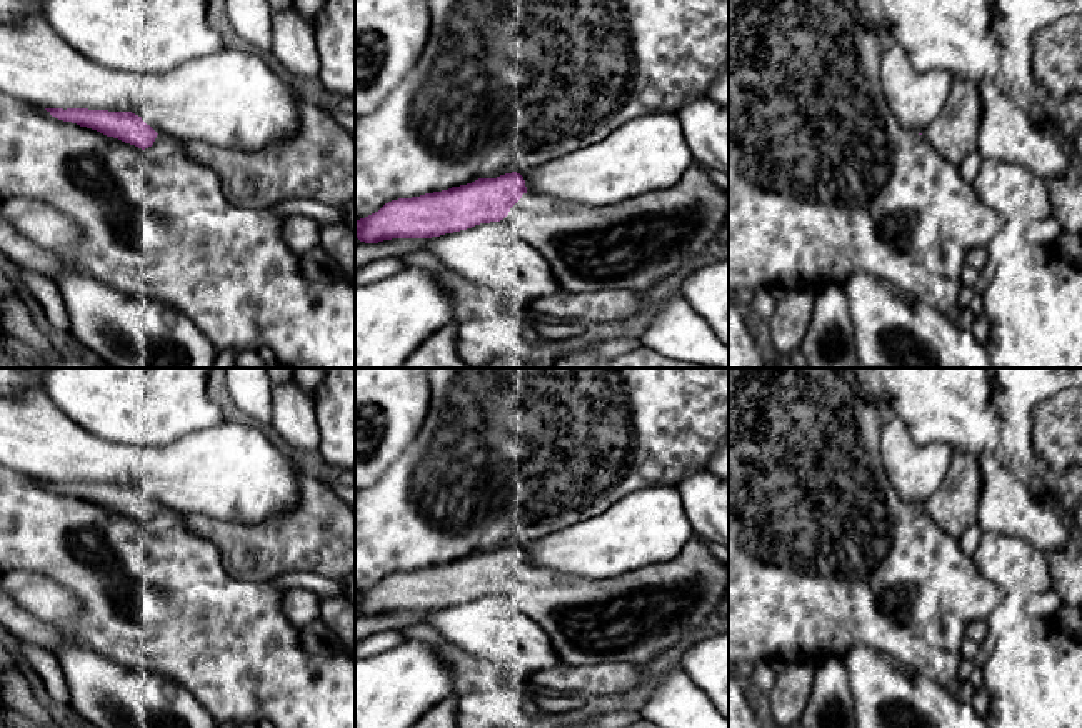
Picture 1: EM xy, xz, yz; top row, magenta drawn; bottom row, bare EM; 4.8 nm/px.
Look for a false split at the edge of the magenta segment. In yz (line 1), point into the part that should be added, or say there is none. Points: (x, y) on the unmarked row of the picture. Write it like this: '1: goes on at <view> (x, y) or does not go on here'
1: does not go on here

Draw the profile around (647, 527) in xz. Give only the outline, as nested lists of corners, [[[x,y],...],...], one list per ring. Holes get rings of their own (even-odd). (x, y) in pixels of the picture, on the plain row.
[[[675,485],[625,495],[605,513],[538,540],[520,540],[528,566],[607,580],[674,560],[695,536]]]

